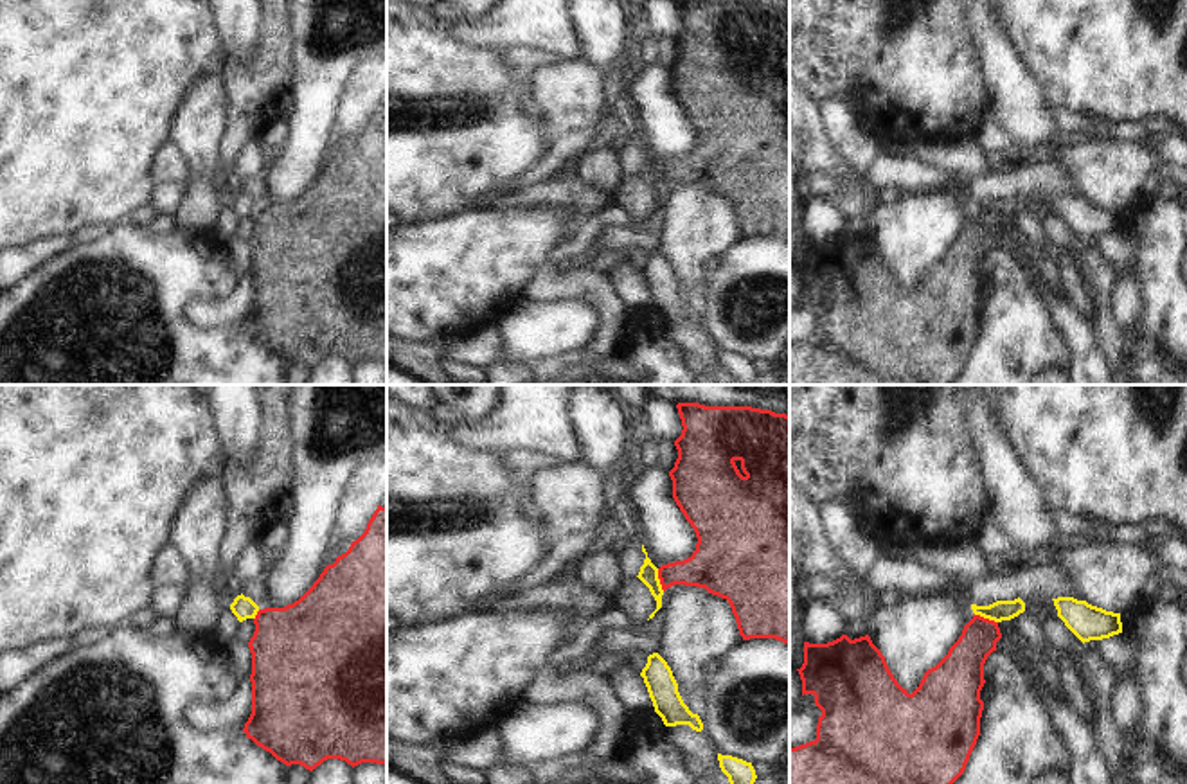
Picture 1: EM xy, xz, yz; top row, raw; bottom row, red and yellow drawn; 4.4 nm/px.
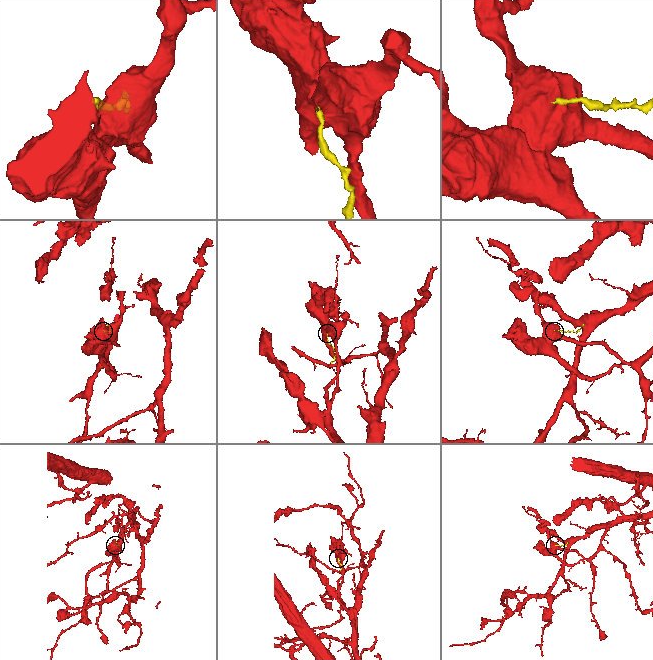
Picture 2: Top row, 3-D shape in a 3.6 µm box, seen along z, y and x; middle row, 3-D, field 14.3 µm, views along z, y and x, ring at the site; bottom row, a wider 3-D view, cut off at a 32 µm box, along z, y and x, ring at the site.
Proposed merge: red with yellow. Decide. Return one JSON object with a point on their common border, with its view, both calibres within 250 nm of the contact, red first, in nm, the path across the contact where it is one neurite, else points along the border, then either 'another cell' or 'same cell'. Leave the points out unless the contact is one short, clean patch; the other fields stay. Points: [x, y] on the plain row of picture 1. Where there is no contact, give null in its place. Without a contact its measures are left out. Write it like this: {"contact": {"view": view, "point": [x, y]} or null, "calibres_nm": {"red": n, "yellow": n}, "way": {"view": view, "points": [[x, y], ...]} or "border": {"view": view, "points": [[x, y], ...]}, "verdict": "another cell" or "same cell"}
{"contact": {"view": "xz", "point": [659, 175]}, "calibres_nm": {"red": 220, "yellow": 90}, "border": {"view": "xz", "points": [[657, 166], [657, 175], [664, 187]]}, "verdict": "another cell"}

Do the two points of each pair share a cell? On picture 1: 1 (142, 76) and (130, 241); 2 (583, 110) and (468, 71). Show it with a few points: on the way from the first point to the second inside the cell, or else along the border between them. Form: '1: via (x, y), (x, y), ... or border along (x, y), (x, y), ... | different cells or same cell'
1: border along (121, 220), (110, 227) | different cells
2: border along (529, 78), (529, 103), (540, 117) | different cells

